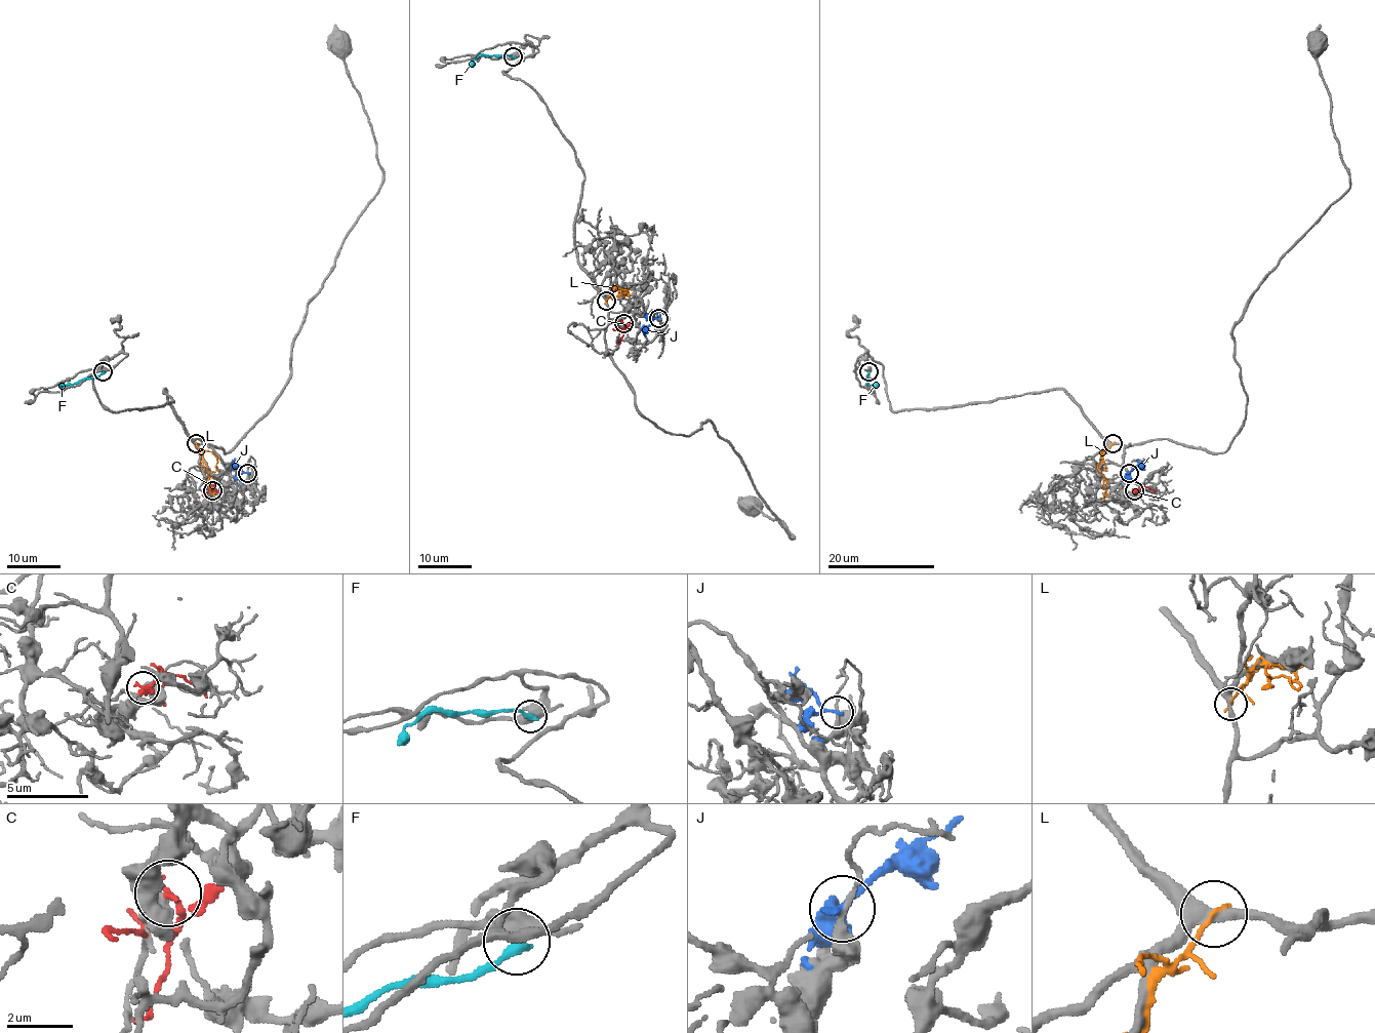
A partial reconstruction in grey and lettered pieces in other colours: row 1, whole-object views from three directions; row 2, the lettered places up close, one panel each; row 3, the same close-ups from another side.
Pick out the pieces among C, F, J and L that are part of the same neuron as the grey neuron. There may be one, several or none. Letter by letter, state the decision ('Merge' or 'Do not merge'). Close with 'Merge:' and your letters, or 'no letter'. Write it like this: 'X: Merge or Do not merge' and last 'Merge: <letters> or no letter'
C: Do not merge
F: Do not merge
J: Do not merge
L: Do not merge
Merge: no letter

